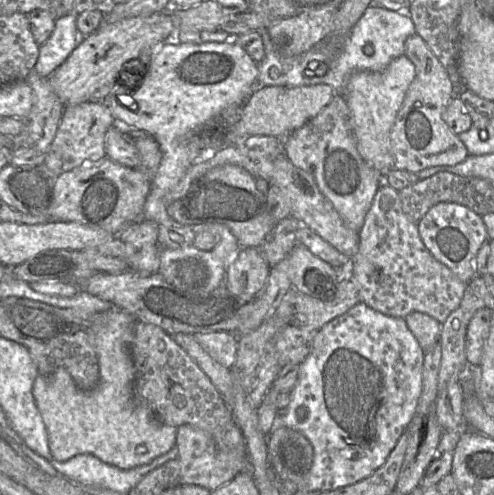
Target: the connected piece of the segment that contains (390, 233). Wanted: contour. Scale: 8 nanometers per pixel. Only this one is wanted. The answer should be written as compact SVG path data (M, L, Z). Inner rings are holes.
M382 183L378 188L363 226L359 232L359 248L351 258L349 277L355 282L360 302L385 315L406 318L412 312L422 312L440 323L460 304L467 283L461 281L446 265L436 260L424 245L416 222L403 211L399 191Z

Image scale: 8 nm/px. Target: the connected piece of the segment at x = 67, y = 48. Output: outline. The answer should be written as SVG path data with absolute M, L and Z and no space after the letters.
M67 13L55 22L55 27L48 40L40 46L34 71L41 77L48 78L82 42L76 27L75 13Z

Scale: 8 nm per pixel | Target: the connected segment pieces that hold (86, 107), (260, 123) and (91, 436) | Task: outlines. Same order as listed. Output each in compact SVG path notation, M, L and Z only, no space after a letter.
M102 102L66 106L43 166L53 175L60 176L80 166L107 158L104 139L115 122L109 108Z
M328 84L262 87L258 91L254 91L245 102L239 120L225 135L223 146L237 144L254 135L285 138L315 117L334 95L335 90Z
M118 308L94 316L91 343L98 357L100 378L92 389L79 389L63 367L36 377L33 396L56 460L66 461L78 454L91 454L109 465L131 469L150 463L176 445L177 428L161 422L135 394L136 371L130 346L136 323L136 318Z

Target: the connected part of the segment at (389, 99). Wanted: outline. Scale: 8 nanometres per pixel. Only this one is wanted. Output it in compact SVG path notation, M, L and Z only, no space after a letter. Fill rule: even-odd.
M401 55L397 58L395 58L394 60L392 60L390 62L390 64L383 70L381 71L356 71L354 72L348 79L345 90L343 96L347 102L347 105L349 107L350 110L350 115L351 115L351 127L353 130L353 134L356 140L356 145L357 145L357 149L358 152L360 153L360 155L362 156L362 158L370 165L372 166L374 169L378 170L379 172L381 172L384 176L384 181L385 181L385 174L391 170L392 168L394 168L394 158L392 155L392 151L391 151L391 145L390 145L390 132L391 129L393 127L393 124L395 122L395 118L397 116L398 111L400 110L407 90L410 86L410 84L412 83L413 79L415 78L415 65L414 63L405 55Z

